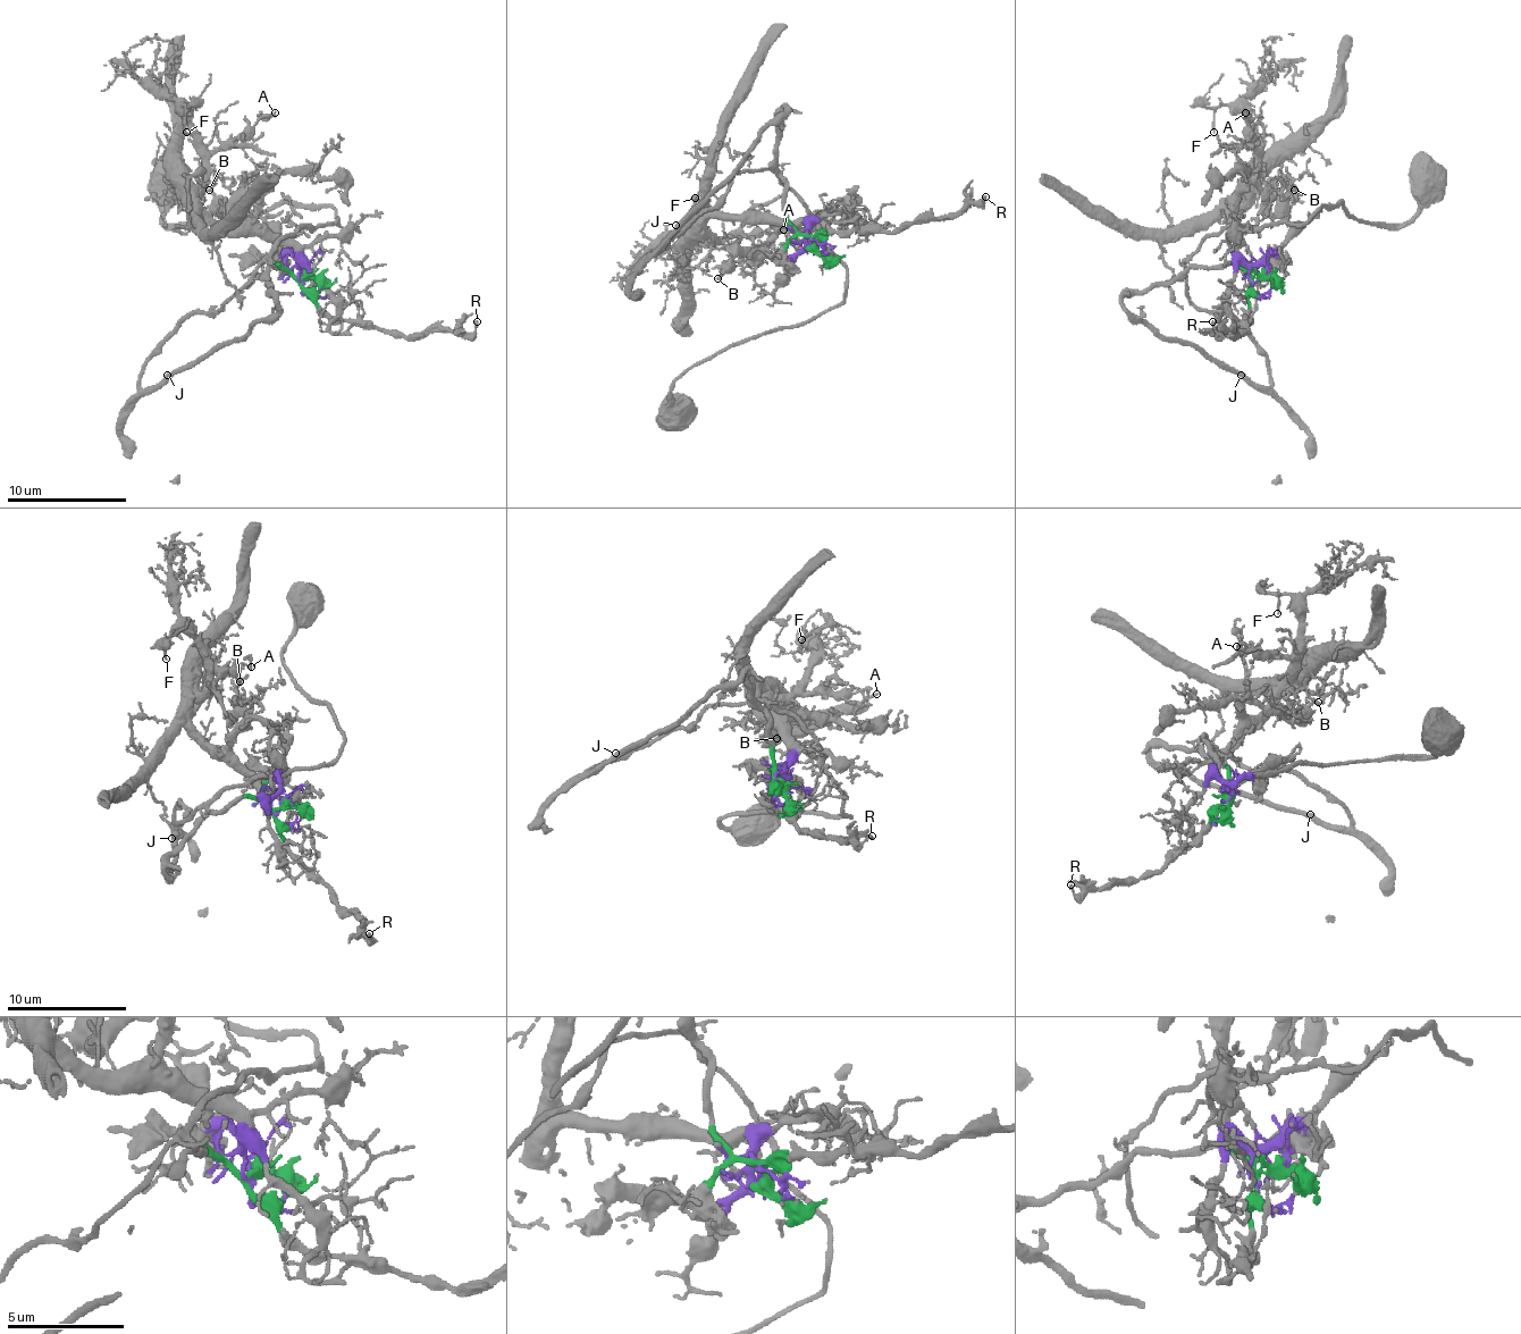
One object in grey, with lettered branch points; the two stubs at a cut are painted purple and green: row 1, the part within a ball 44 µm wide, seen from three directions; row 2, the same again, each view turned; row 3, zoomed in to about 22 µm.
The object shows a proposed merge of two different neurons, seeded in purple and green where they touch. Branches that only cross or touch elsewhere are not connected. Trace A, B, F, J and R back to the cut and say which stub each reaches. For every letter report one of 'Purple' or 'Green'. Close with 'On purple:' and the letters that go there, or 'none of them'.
A: Purple
B: Purple
F: Purple
J: Green
R: Green
On purple: A, B, F

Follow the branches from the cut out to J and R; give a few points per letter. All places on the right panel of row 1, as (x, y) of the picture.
J: (1258, 279), (1237, 265), (1188, 268), (1123, 301), (1129, 312), (1165, 336), (1192, 343), (1240, 376)
R: (1258, 279), (1252, 286), (1245, 330), (1240, 336), (1234, 330), (1219, 334), (1212, 321)

